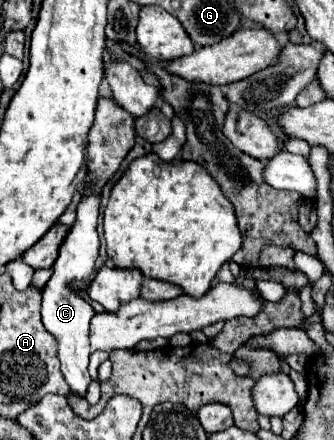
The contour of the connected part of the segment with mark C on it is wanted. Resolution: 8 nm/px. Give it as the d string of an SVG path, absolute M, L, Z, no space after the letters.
M90 188L90 192L78 202L76 222L70 234L66 236L64 244L60 246L60 256L54 264L54 274L42 290L42 322L46 330L58 340L58 358L62 362L62 374L70 386L70 394L78 398L86 396L86 390L92 382L88 374L88 356L90 356L88 328L96 312L86 300L82 300L76 294L74 286L80 286L84 278L88 278L94 272L94 262L98 258L98 246L100 246L98 232L96 232L98 206L100 206L100 196Z

